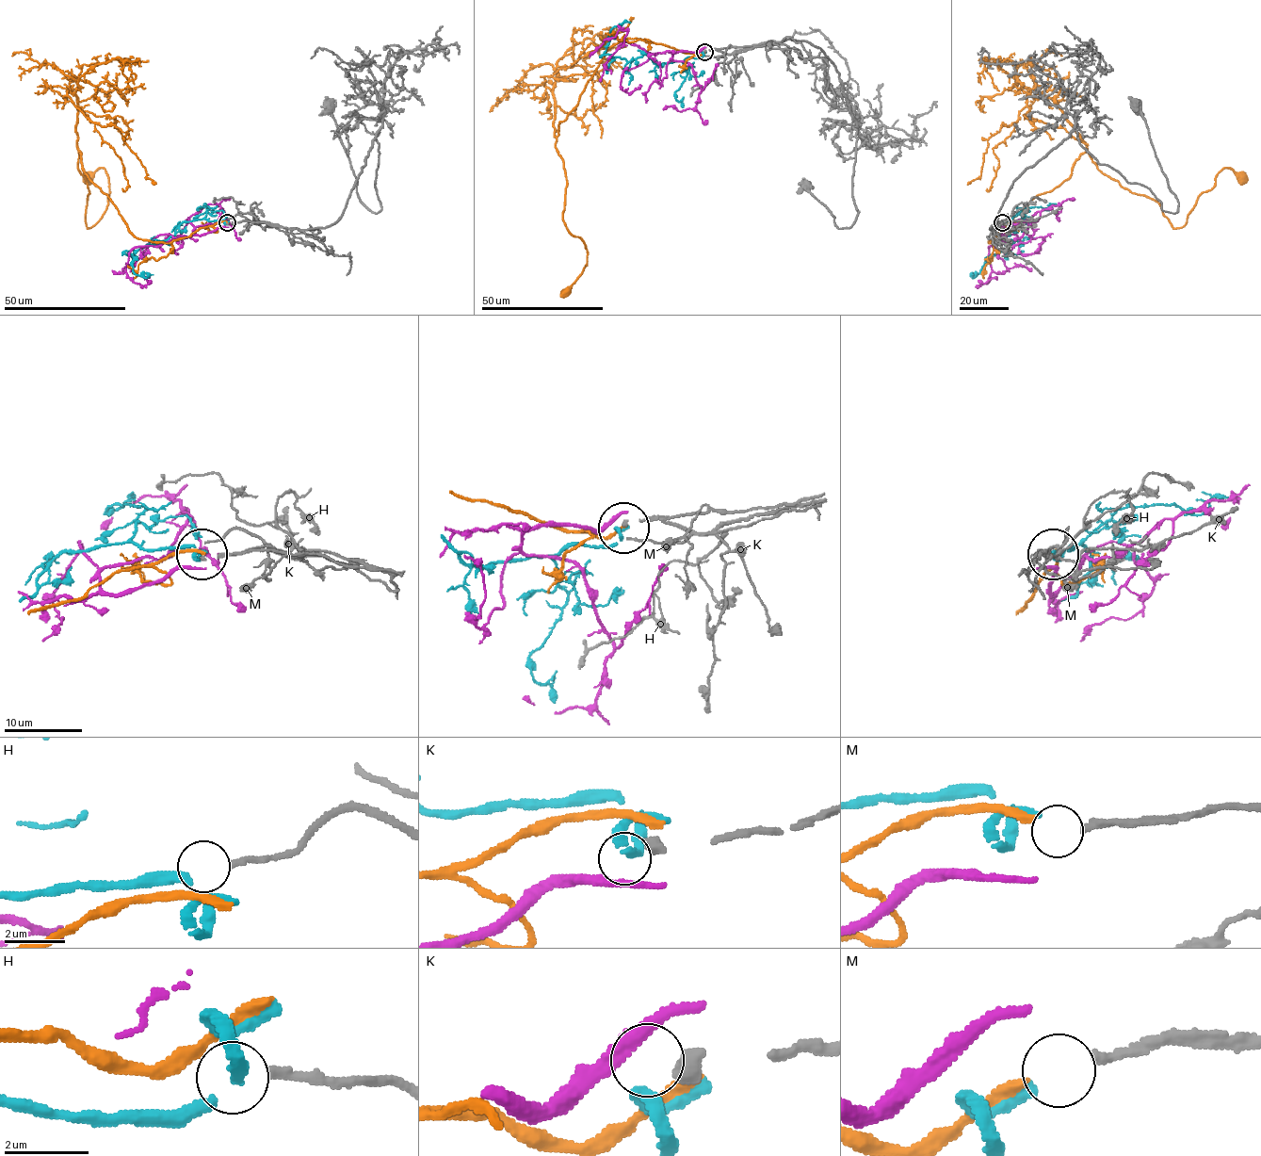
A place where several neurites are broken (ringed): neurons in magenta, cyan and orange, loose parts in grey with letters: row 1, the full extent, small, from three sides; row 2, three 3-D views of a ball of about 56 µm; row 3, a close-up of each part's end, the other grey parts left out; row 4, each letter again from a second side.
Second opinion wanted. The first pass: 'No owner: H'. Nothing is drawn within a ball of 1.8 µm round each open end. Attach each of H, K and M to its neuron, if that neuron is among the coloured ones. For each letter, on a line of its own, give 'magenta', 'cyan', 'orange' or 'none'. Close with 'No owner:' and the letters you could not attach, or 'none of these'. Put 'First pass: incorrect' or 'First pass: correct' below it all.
H: none
K: none
M: orange
No owner: H, K
First pass: incorrect

